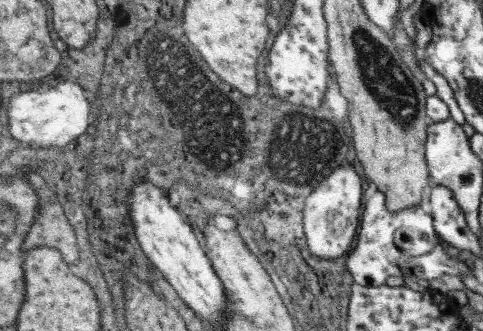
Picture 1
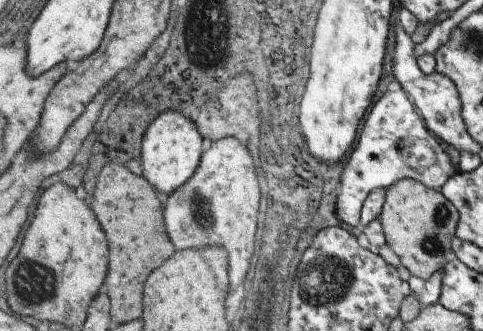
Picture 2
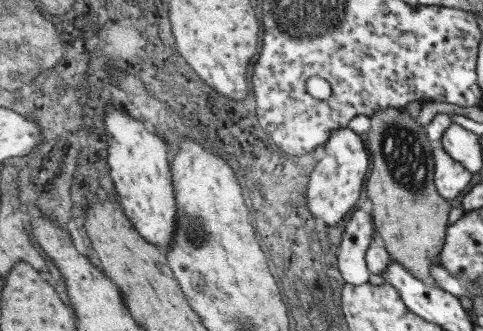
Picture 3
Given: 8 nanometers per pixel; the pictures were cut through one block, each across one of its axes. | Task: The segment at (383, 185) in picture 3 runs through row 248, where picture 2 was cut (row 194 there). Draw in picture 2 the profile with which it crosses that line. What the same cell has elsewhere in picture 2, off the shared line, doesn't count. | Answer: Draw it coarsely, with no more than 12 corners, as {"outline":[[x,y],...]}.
{"outline":[[411,178],[385,190],[385,244],[419,280],[445,268],[457,210]]}

